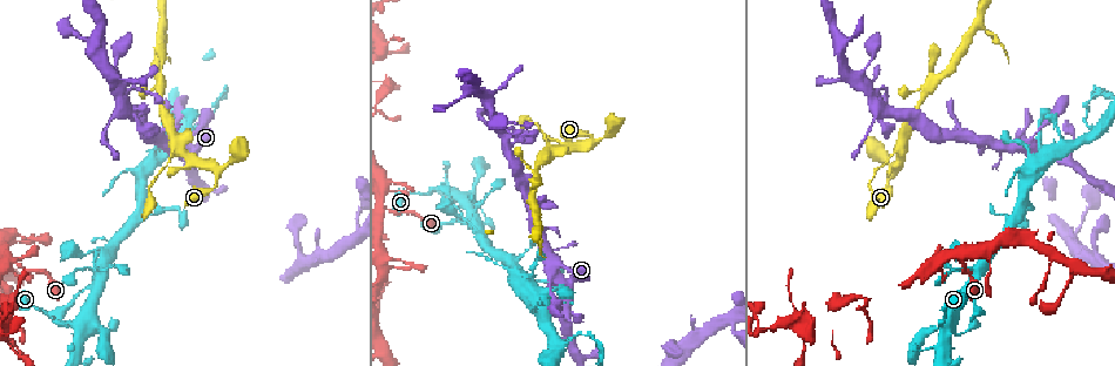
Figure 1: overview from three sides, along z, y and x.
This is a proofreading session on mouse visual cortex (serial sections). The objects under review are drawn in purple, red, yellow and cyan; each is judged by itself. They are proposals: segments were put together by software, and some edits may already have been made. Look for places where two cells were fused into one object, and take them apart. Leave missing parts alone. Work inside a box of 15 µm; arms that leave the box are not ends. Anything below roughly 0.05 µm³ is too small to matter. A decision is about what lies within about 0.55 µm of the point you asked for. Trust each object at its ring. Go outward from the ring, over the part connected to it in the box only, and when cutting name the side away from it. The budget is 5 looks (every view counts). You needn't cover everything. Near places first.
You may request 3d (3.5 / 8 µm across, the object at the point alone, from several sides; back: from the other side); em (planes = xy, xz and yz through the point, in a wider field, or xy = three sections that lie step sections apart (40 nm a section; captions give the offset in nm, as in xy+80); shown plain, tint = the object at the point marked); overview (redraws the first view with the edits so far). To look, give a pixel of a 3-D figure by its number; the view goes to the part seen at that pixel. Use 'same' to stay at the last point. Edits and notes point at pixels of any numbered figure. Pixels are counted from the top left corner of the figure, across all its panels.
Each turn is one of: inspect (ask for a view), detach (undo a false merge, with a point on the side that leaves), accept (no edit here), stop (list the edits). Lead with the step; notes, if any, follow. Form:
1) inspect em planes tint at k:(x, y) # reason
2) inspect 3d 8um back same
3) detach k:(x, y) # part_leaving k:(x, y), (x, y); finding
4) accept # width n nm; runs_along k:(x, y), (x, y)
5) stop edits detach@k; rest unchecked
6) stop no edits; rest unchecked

inspect 3d 3.5um at 1:(175, 145) # two arms in line, one across

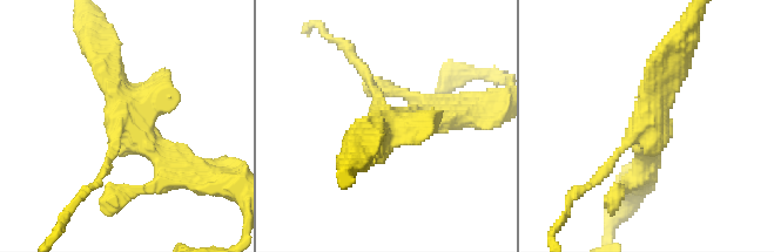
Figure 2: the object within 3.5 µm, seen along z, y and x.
inspect em xy step 5 tint at 2:(650, 119)

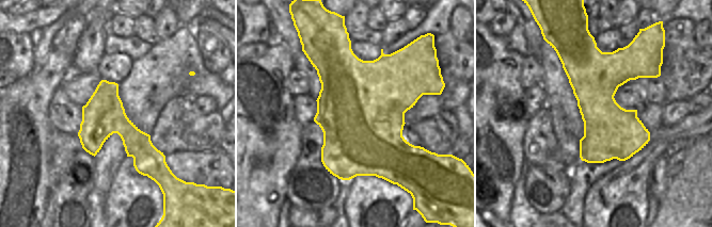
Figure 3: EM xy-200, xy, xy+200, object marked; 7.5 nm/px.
accept # runs_along 2:(182, 172), (128, 126), (103, 49); continuous, no second cell

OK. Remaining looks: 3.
inspect 3d 3.5um at 1:(162, 27) # abrupt turn

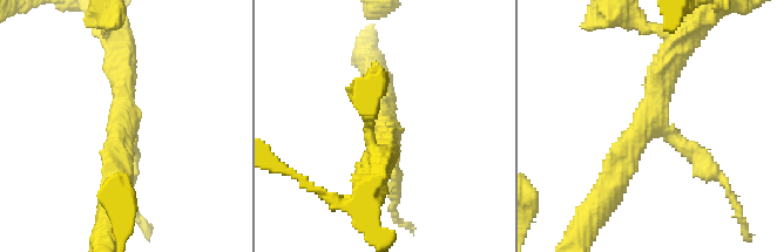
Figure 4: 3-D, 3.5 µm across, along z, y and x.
inspect em xy step 1 tint at 4:(125, 126) # need the tissue

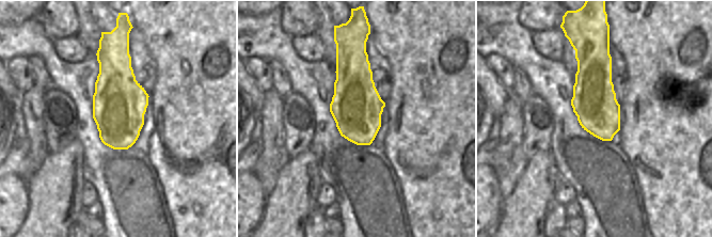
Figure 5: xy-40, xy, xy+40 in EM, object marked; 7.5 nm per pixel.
accept # runs_along 4:(607, 192), (649, 127), (673, 52); continuous, no second cell

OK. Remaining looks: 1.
stop no edits; rest unchecked

